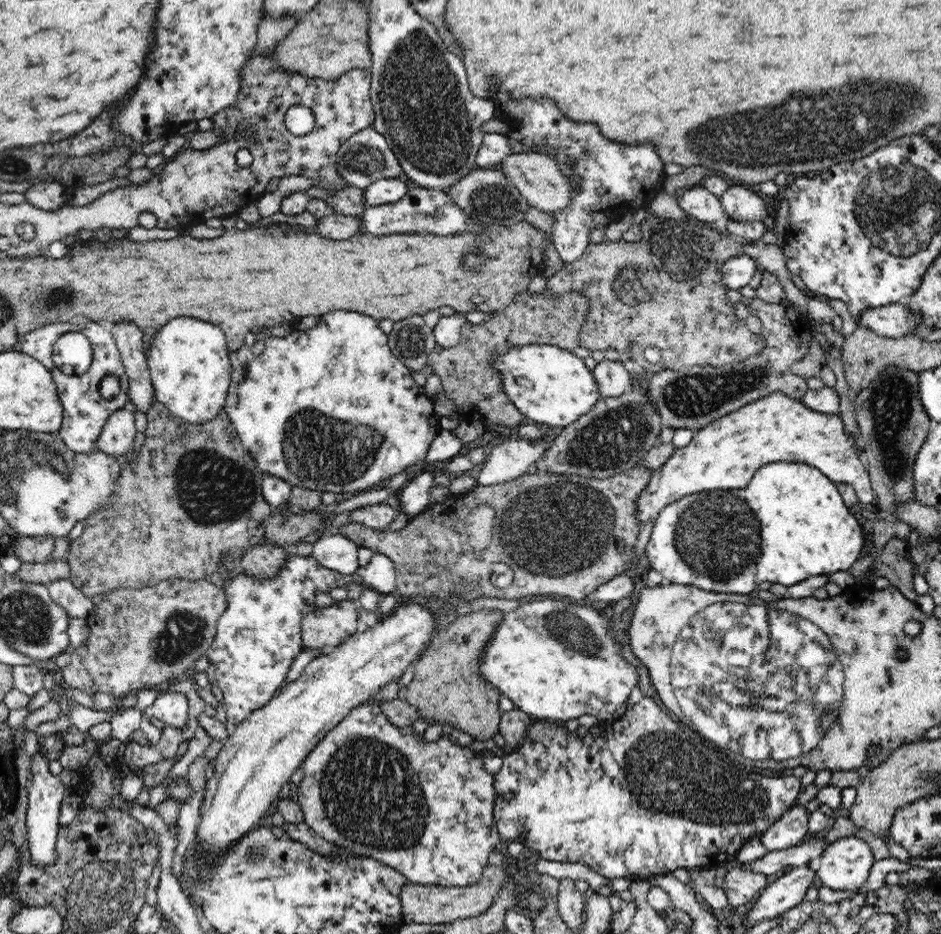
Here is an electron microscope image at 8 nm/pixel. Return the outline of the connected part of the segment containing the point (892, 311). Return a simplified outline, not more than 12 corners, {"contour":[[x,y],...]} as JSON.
{"contour":[[902,303],[865,308],[857,328],[898,338],[917,328],[919,315]]}

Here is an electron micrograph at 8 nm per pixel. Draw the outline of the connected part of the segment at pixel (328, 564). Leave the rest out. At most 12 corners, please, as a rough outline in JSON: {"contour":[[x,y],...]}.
{"contour":[[344,535],[317,539],[311,555],[322,567],[352,574],[359,546]]}

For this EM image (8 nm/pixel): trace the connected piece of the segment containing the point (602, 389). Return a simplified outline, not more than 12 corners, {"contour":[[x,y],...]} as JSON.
{"contour":[[604,359],[592,370],[598,398],[632,390],[621,361]]}

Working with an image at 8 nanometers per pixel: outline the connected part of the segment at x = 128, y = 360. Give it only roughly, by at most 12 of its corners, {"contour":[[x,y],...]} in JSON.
{"contour":[[111,332],[129,380],[130,408],[147,414],[156,400],[142,332]]}

